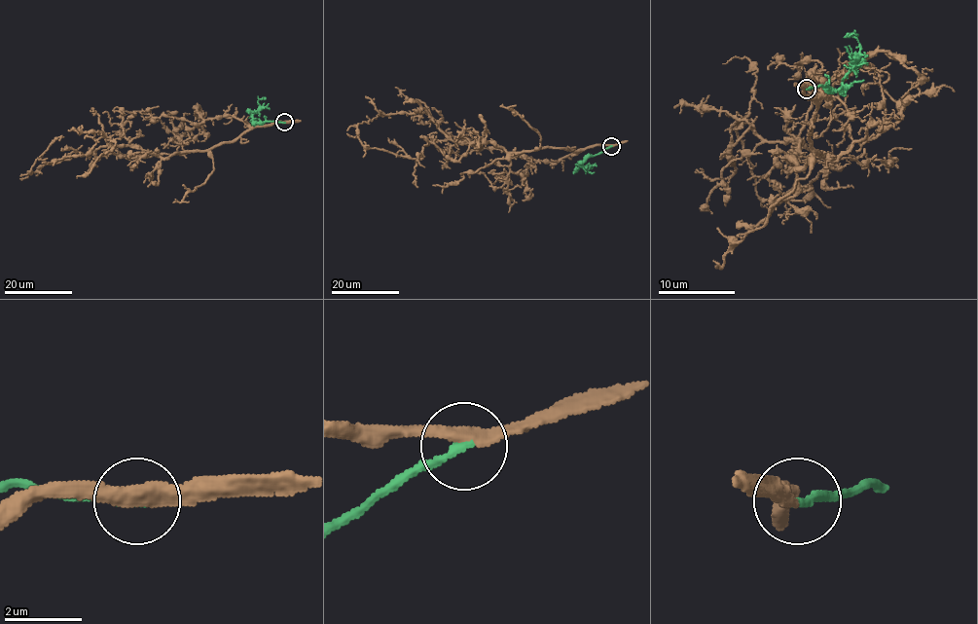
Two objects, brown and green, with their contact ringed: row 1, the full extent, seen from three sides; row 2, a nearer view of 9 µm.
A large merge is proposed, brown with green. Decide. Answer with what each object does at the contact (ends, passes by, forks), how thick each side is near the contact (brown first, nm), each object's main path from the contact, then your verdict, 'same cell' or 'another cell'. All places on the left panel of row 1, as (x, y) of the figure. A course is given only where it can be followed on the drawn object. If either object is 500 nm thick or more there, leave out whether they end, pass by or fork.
brown passes by | green ends | 360/200 nm | brown via (284, 123), (253, 127), (207, 150), (164, 158), (139, 146), (107, 144), (30, 171), (35, 160), (63, 137) | green via (284, 123), (256, 123), (252, 119), (259, 105), (258, 100), (264, 97) | same cell

